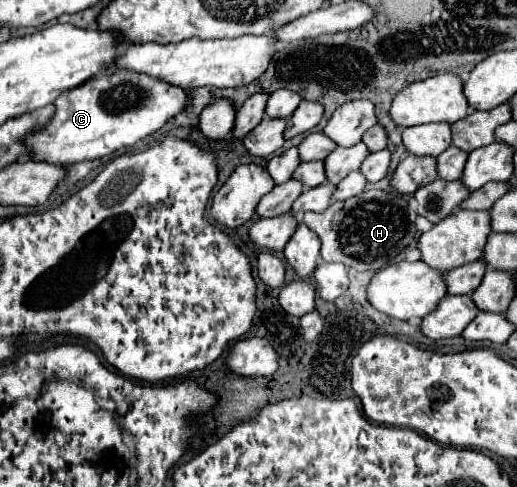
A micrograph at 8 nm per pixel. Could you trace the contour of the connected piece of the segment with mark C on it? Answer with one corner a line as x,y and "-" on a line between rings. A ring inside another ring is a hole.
117,69
105,77
93,77
93,81
87,81
69,93
61,93
55,105
57,113
53,121
41,133
29,137
27,145
33,151
35,161
73,165
85,159
101,159
159,131
189,105
189,97
181,87
169,85
157,77

